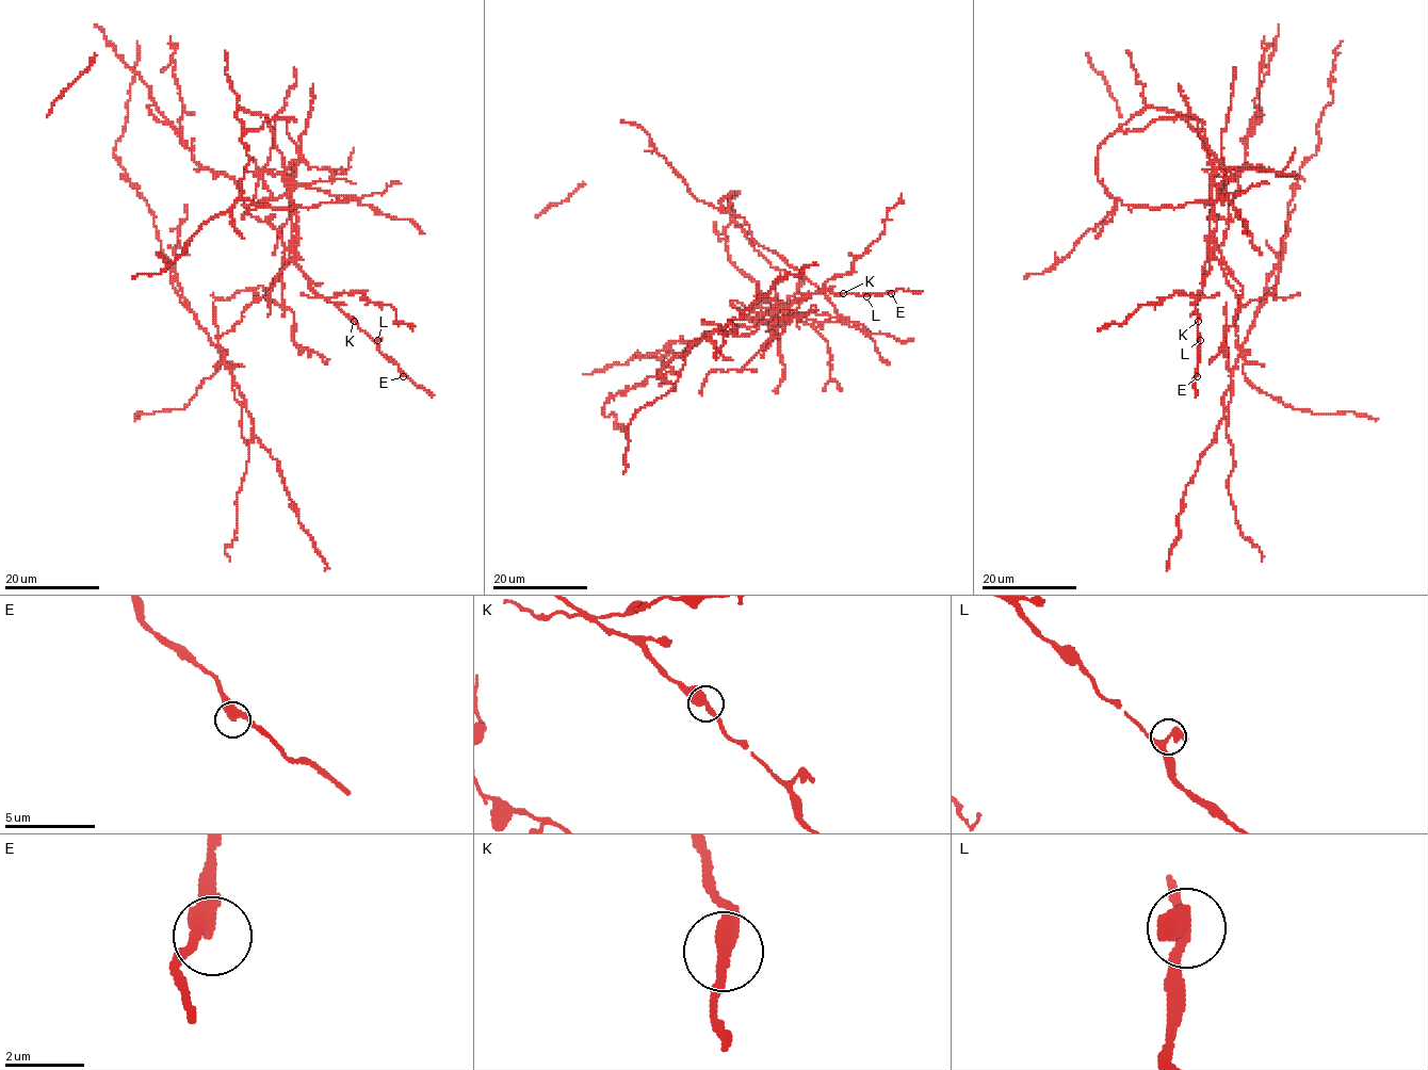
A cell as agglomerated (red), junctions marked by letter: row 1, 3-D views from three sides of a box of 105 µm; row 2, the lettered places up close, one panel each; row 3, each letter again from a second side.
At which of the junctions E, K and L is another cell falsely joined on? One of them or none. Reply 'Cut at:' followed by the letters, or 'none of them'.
Cut at: K

